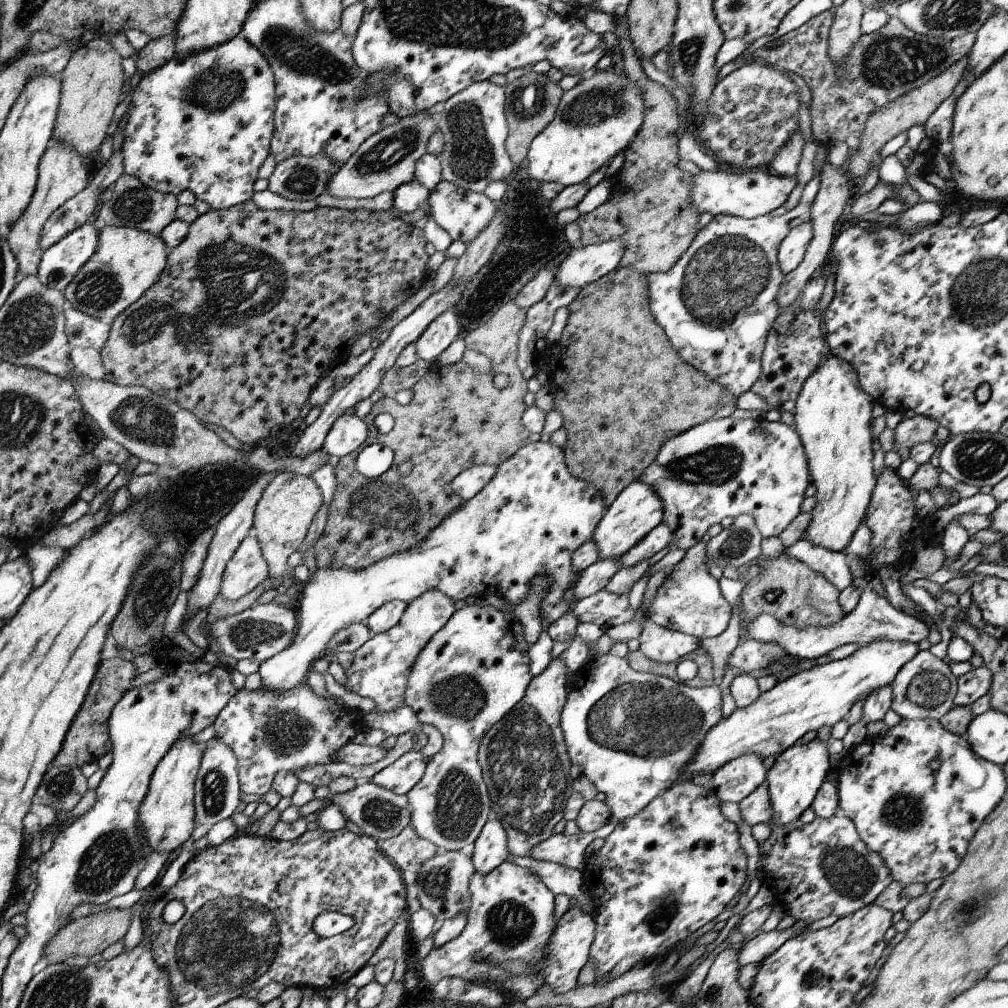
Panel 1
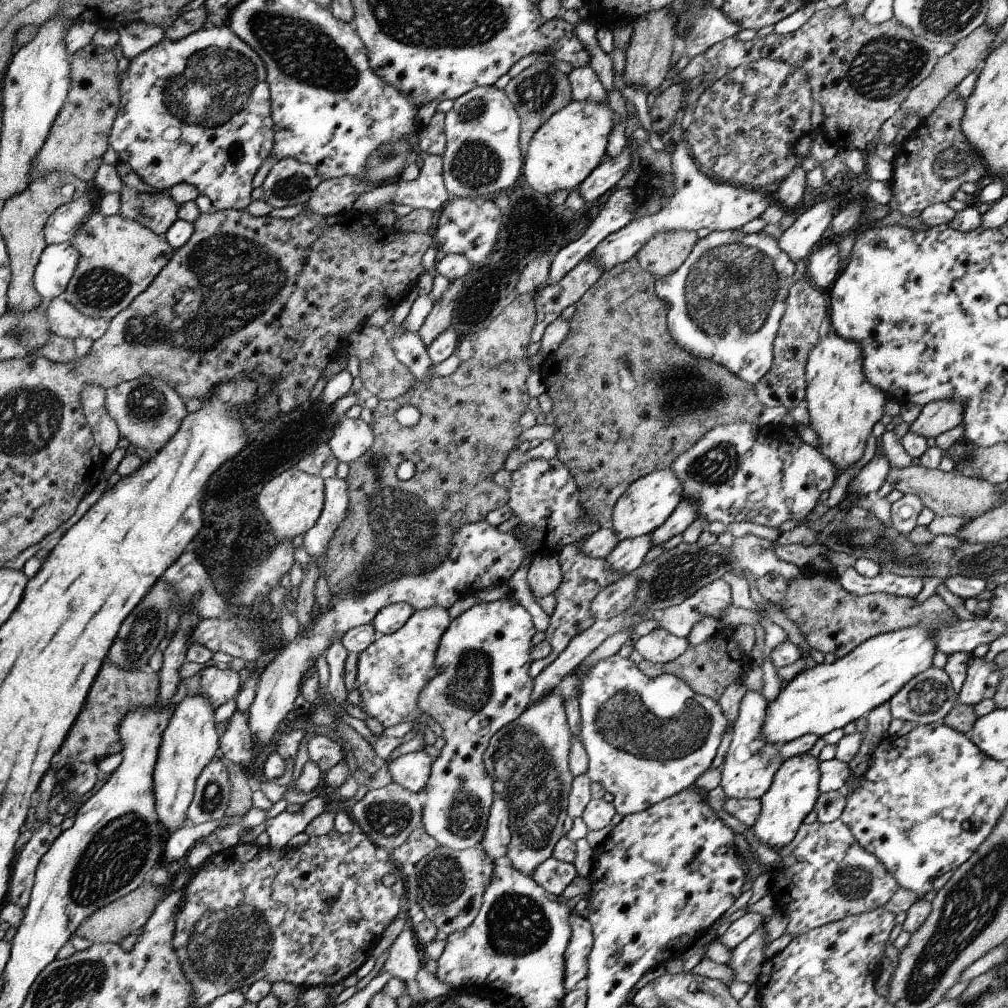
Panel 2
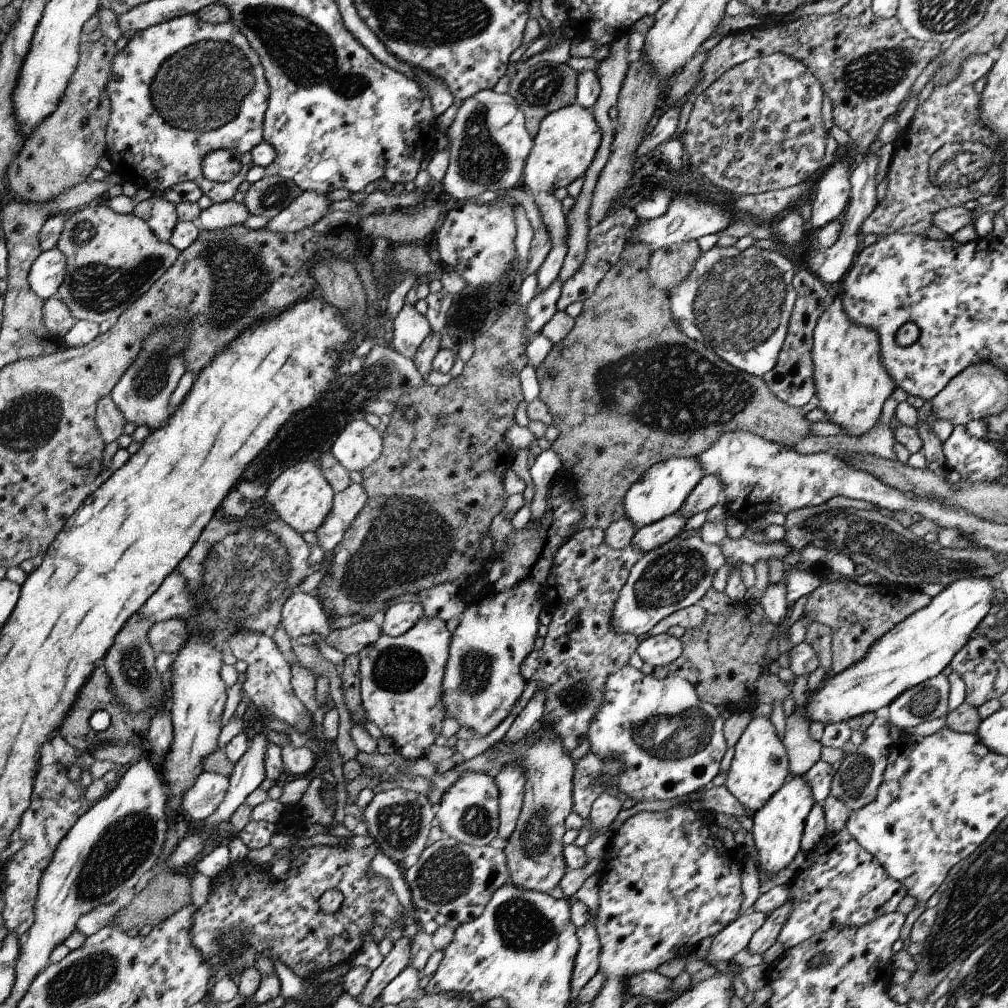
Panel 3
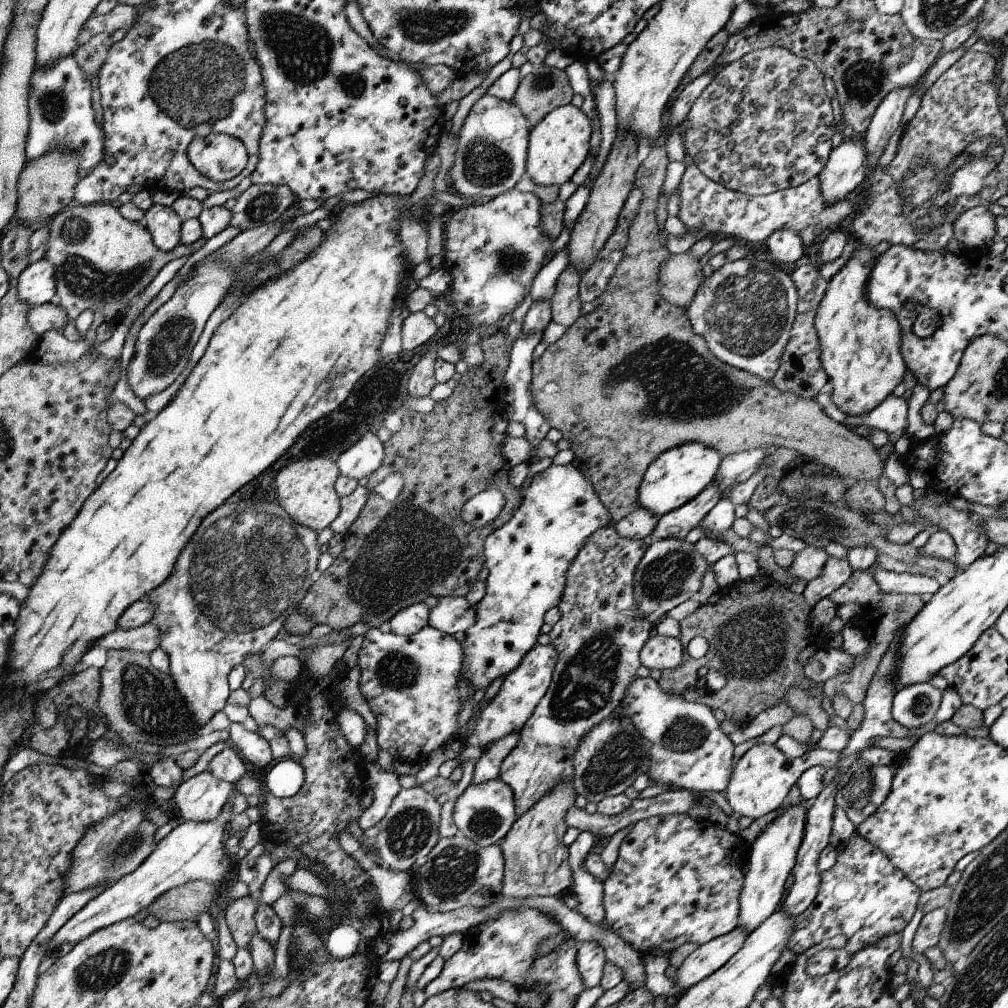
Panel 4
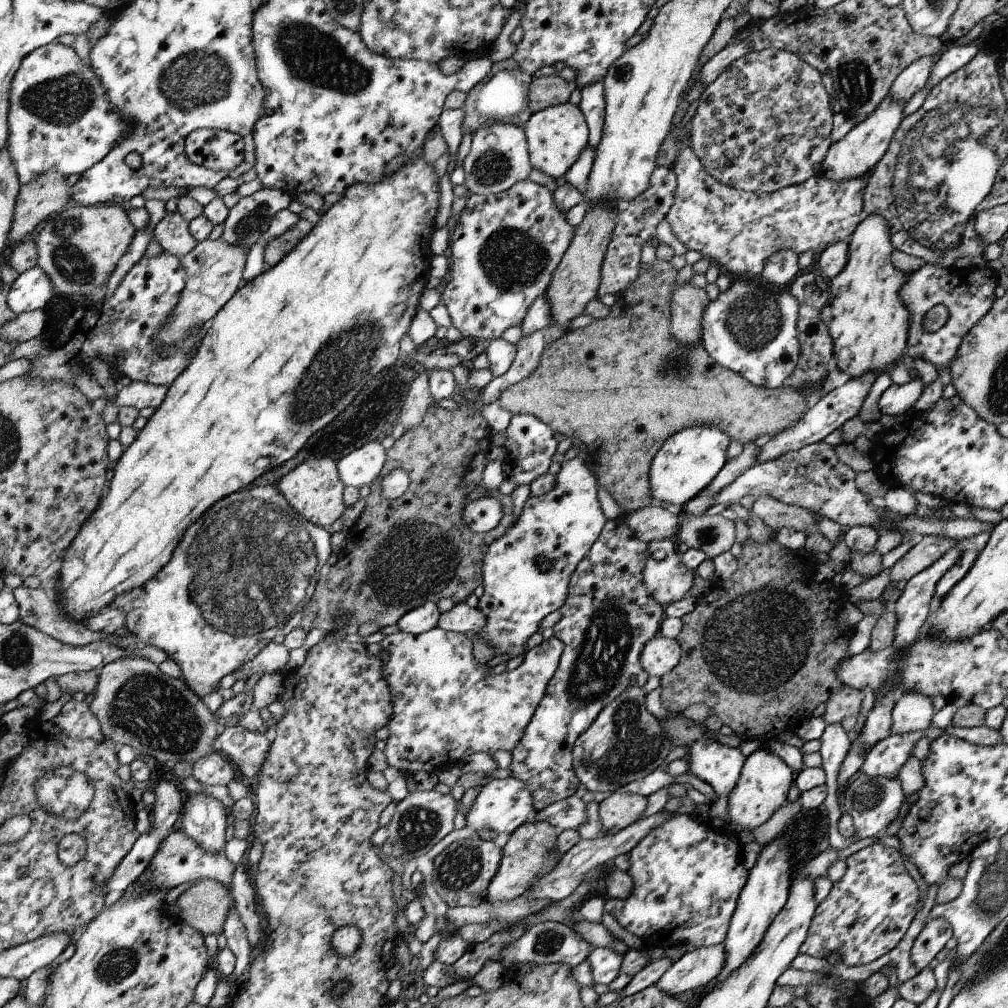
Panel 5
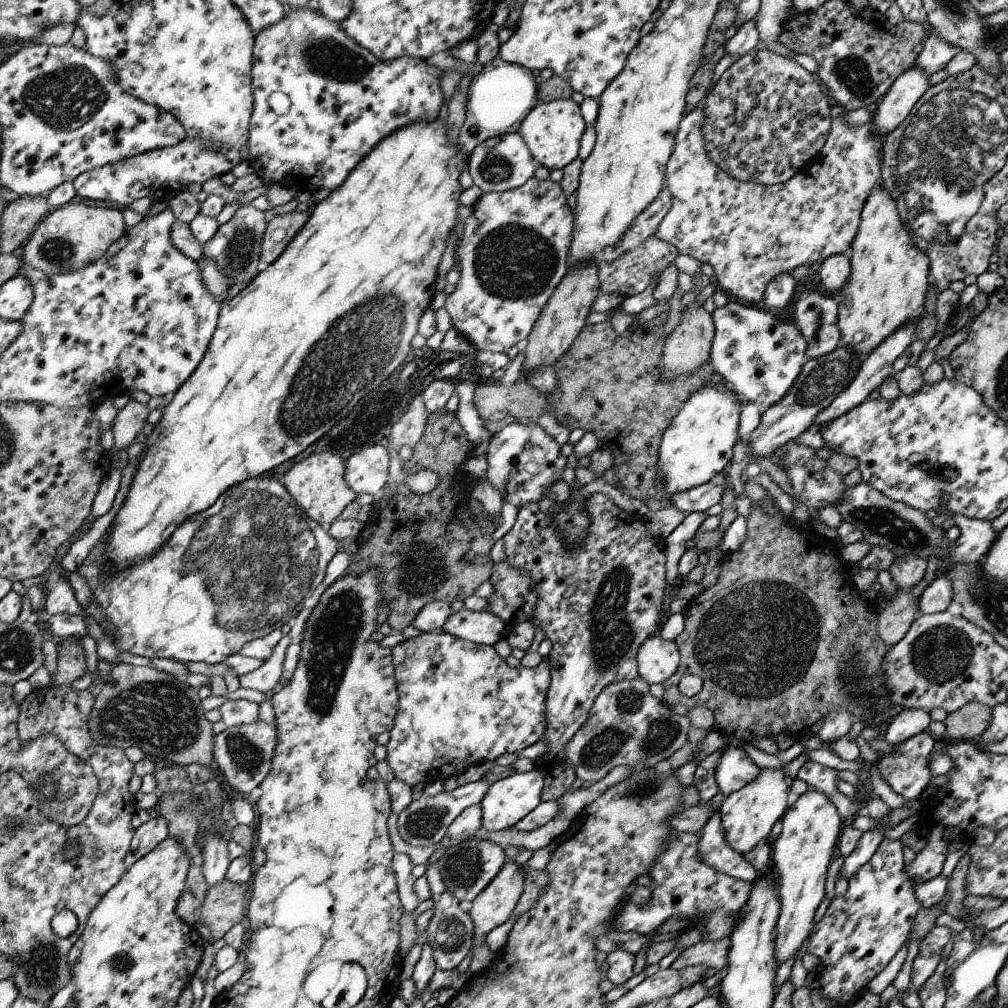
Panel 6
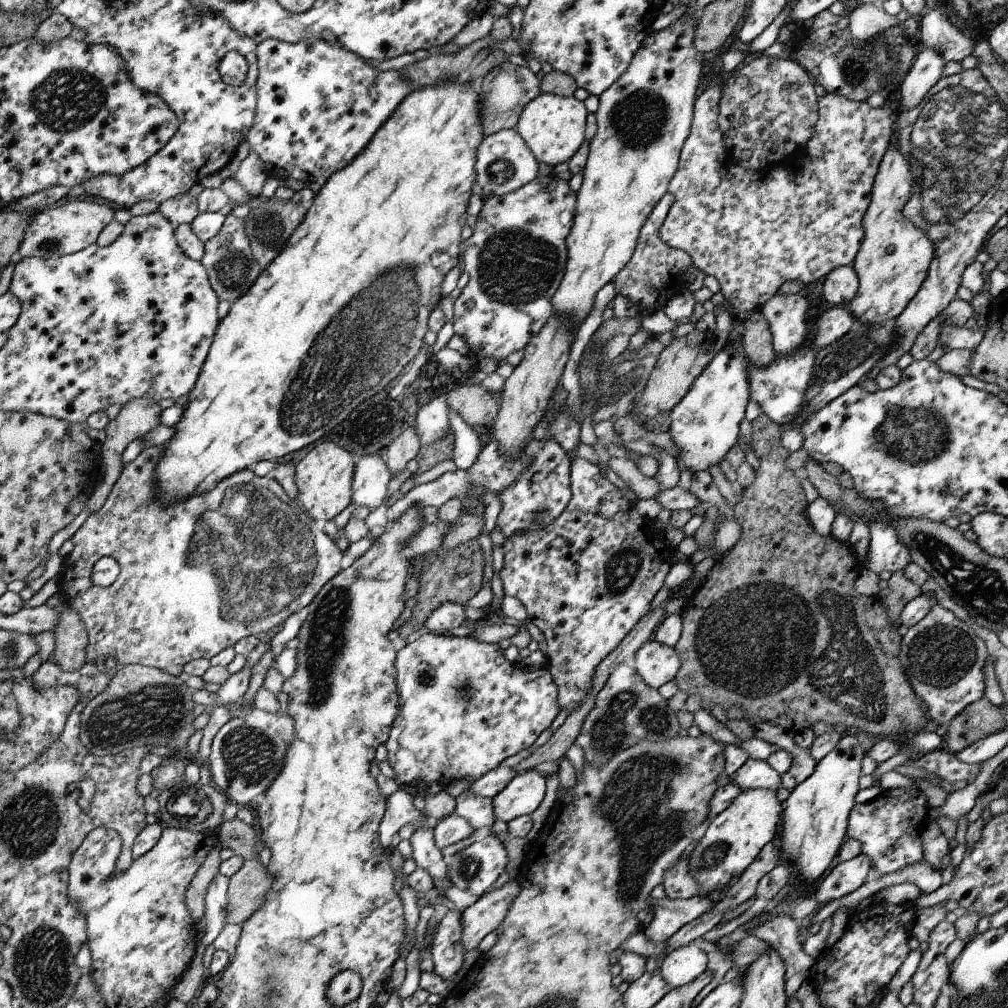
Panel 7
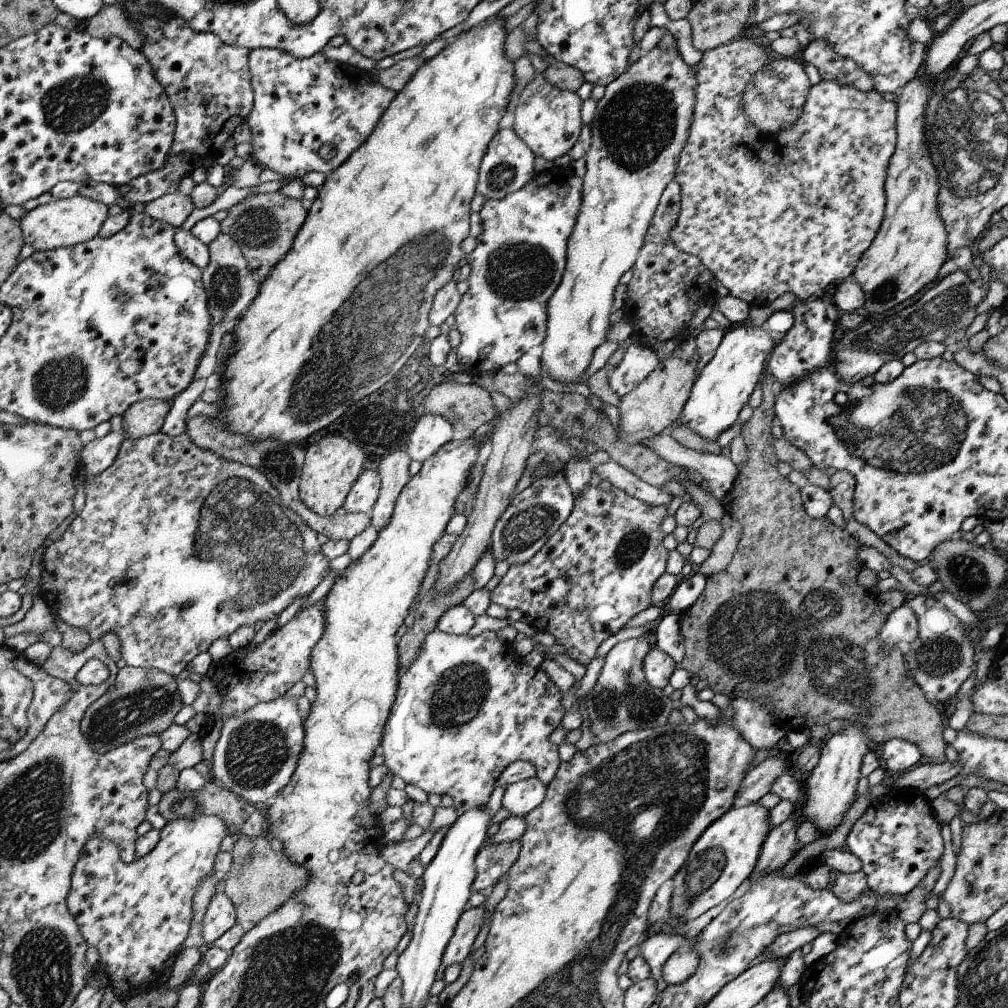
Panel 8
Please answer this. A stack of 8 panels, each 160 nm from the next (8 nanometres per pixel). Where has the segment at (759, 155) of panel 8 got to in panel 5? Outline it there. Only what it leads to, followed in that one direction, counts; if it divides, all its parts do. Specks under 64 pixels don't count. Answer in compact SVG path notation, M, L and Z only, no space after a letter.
M688 128L683 129L685 148L677 156L671 169L677 174L677 190L673 206L666 216L676 238L688 251L696 251L706 259L714 258L723 272L733 277L760 278L765 260L782 249L794 249L798 254L812 250L820 252L828 245L848 240L861 223L863 190L866 177L833 181L822 172L797 185L781 188L773 193L739 191L726 186L708 174L698 154L689 142Z

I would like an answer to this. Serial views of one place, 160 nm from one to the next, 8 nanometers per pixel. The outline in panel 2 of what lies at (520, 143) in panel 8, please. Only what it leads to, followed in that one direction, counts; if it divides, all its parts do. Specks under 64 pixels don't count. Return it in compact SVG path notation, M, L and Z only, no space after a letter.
M495 84L473 88L453 101L452 108L445 114L445 151L441 156L445 187L450 196L454 197L476 198L486 197L488 194L494 196L496 192L502 192L502 188L512 186L525 166L519 147L520 117L505 91Z

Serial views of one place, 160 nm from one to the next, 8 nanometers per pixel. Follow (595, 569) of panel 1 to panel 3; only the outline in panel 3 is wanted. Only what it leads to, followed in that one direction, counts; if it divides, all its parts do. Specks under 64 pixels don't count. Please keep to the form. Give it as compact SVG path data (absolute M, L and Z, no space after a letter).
M676 512L661 521L639 528L632 537L630 545L637 546L643 556L644 553L650 552L678 536L686 521L687 519Z

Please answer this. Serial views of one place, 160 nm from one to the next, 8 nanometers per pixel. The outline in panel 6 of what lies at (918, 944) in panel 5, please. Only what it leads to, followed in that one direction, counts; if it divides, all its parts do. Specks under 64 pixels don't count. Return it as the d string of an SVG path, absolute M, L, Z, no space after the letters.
M934 925L919 944L919 951L912 962L911 972L911 983L918 991L930 975L934 974L942 959L942 950L952 938L954 938L953 932L949 927Z

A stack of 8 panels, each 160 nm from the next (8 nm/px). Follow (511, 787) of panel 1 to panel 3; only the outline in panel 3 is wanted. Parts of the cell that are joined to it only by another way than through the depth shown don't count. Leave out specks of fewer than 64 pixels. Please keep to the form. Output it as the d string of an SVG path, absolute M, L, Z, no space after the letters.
M537 724L520 740L504 743L503 747L489 747L474 758L462 759L460 764L447 772L437 770L436 773L434 764L423 756L414 763L406 763L398 750L387 755L380 754L378 751L372 754L358 751L354 757L364 769L382 771L392 764L400 770L400 774L429 778L442 793L448 790L456 782L458 776L466 770L491 774L519 761L521 766L528 770L526 772L528 782L526 782L524 804L522 804L517 826L503 848L508 858L509 870L512 872L510 882L528 890L547 893L558 886L560 879L567 871L563 857L565 847L563 836L567 831L564 820L573 810L573 777L576 776L576 763L566 752L562 741L555 737L554 733L547 733L546 727L540 727L540 724Z

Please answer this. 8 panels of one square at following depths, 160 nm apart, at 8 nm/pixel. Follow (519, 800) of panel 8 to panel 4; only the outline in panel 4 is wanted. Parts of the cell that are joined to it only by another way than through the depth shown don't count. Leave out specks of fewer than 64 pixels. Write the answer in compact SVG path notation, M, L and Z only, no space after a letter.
M492 779L482 784L472 782L454 803L454 824L478 846L487 847L505 838L516 824L516 798L511 786L502 779Z

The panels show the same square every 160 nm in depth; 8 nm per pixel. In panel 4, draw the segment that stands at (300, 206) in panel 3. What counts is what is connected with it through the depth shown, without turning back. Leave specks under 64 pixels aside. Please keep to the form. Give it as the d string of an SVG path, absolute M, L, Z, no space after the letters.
M296 201L281 217L242 231L230 242L194 265L193 277L180 285L174 295L154 312L138 332L134 354L126 368L126 380L130 390L140 400L144 402L149 396L166 390L176 380L191 358L191 352L204 330L206 321L232 288L233 282L237 280L237 274L244 269L245 262L254 253L264 251L272 239L282 232L284 224L300 214L305 213L298 207Z

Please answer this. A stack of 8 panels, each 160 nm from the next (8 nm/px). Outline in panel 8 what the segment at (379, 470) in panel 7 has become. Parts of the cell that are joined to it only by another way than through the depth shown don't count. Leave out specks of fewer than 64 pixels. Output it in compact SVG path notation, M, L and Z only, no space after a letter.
M368 467L357 482L350 489L348 499L345 501L344 508L348 513L367 513L372 512L374 504L379 497L381 489L381 478L376 467Z

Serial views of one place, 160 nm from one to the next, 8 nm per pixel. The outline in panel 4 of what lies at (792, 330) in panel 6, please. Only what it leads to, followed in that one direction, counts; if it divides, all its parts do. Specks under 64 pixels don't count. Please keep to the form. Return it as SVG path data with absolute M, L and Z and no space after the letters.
M751 255L746 259L726 261L702 281L693 295L694 298L685 311L694 332L706 339L709 349L727 365L770 382L780 366L797 313L797 288L791 276L782 271L775 262L756 260Z

